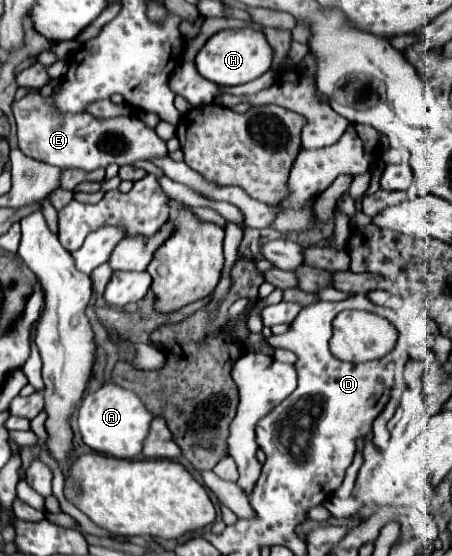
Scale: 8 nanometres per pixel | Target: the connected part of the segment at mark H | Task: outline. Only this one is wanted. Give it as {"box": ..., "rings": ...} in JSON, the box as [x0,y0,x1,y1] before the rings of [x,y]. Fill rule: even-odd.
{"box":[196,28,272,86],"rings":[[[236,28],[236,30],[220,30],[216,32],[204,48],[196,56],[196,70],[200,70],[202,78],[208,78],[210,82],[216,82],[220,86],[238,86],[246,84],[250,80],[256,80],[272,66],[272,48],[266,42],[264,34],[254,28]]]}

